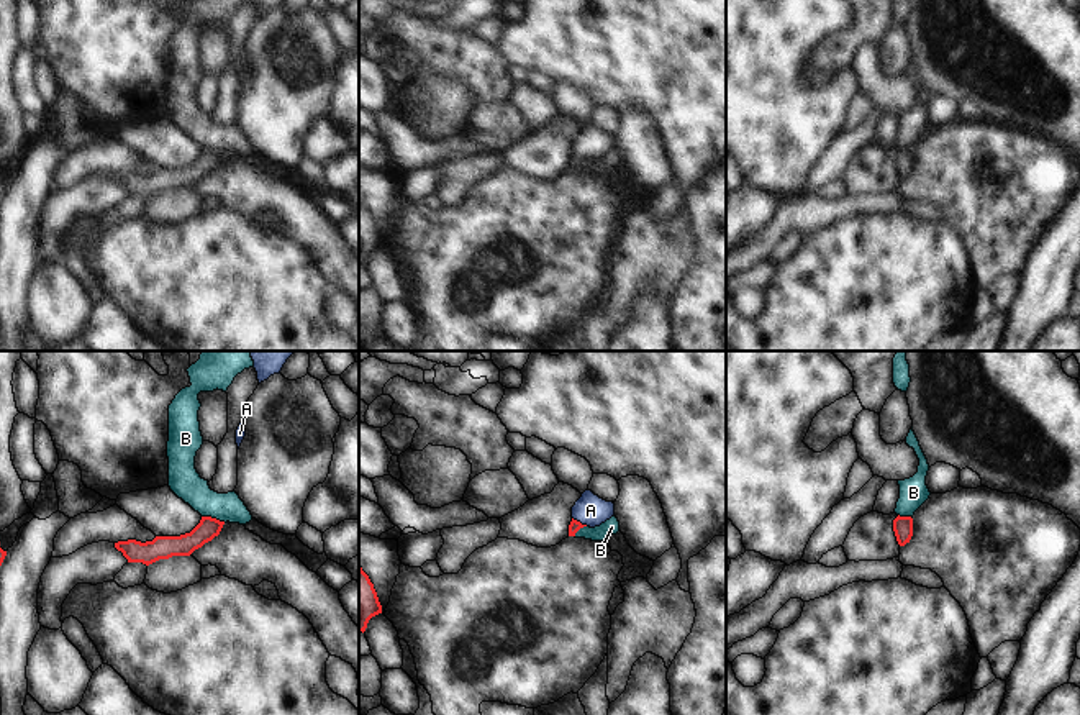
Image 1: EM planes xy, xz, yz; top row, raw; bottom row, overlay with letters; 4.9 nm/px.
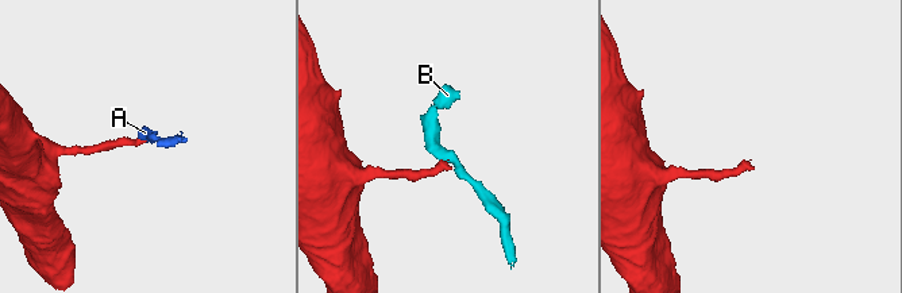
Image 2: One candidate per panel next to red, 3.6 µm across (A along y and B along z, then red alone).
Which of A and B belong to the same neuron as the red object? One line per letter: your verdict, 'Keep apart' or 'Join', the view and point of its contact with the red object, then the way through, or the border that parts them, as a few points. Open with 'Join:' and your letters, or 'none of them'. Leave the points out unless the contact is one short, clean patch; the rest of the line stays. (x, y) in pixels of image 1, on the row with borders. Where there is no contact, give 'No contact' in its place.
Join: A
A: Join. Touches red at xz (579, 522). Path across: xz (574, 527), (579, 522), (590, 510)
B: Keep apart. Touches red at xy (213, 519). Boundary: xy (202, 515), (225, 522).

